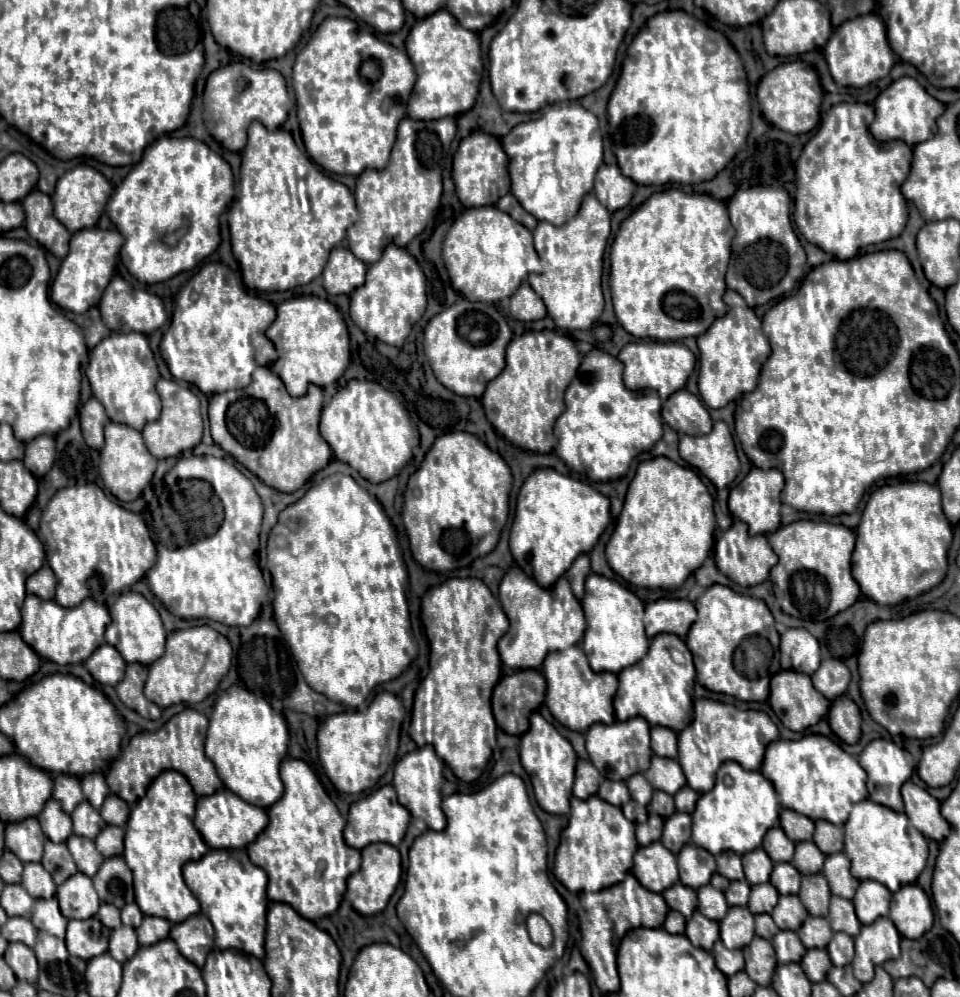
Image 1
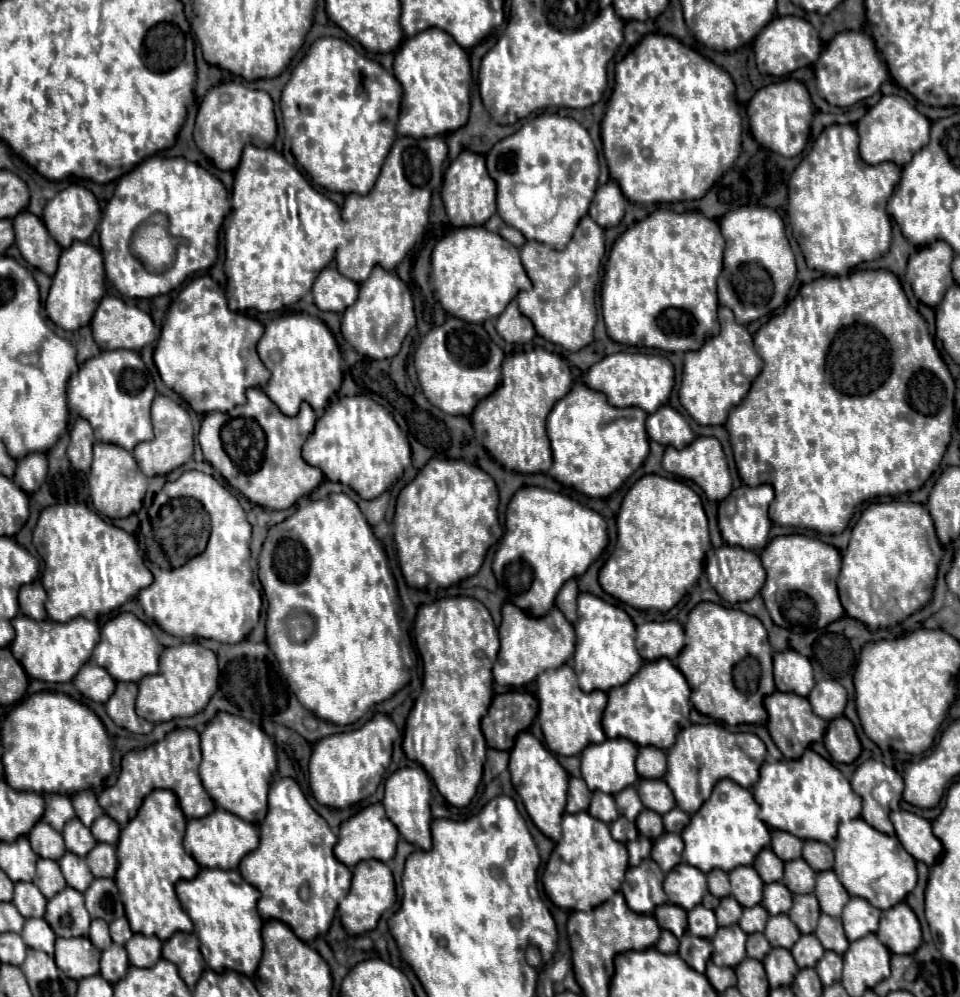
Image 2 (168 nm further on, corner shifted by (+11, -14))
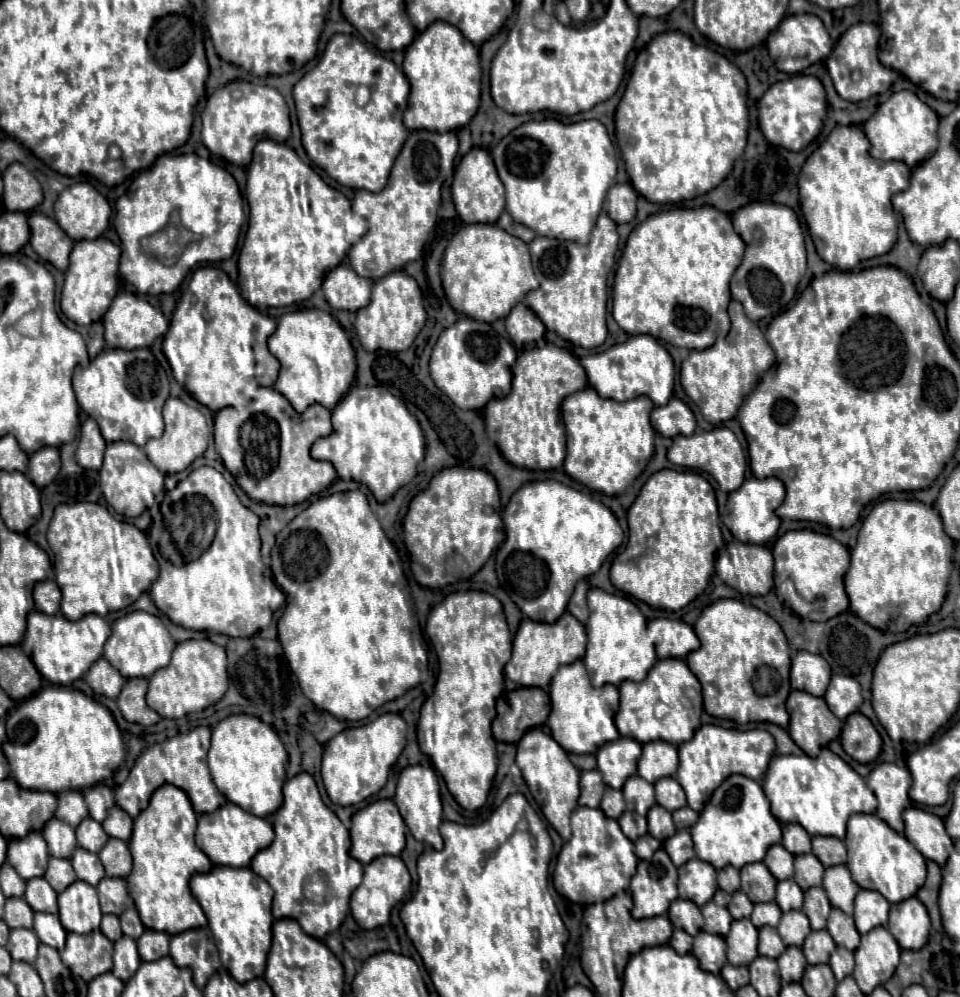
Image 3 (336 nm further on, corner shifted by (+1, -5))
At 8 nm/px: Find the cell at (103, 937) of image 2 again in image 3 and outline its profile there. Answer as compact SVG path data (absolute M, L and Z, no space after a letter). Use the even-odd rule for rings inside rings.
M102 915L102 925L100 925L100 931L110 939L110 941L116 941L120 939L124 933L120 929L120 921L116 915Z

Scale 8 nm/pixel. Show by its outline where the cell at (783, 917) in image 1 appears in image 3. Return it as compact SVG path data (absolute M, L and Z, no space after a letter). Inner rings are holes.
M788 911L782 915L780 925L776 927L776 931L780 933L780 937L784 939L784 945L790 947L802 947L804 939L810 935L810 923L808 917L802 911Z

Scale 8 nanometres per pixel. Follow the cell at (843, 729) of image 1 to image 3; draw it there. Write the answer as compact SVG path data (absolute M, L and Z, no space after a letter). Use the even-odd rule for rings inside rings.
M862 713L850 715L844 721L840 743L844 751L858 763L872 763L882 751L882 739L878 731Z

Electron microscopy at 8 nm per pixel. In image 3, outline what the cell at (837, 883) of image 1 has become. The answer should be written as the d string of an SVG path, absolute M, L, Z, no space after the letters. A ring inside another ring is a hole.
M846 865L828 867L824 871L824 883L822 883L832 907L842 909L846 915L852 915L854 911L854 897L860 891L860 887L850 877L850 871Z

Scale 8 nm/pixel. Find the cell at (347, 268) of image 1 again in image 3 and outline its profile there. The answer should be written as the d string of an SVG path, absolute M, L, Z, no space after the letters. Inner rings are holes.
M348 265L332 269L322 287L330 307L344 311L358 311L360 307L366 307L370 303L370 289L372 281L356 275L356 271Z

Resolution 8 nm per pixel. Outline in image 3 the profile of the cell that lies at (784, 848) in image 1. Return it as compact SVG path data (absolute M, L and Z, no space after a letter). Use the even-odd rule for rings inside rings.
M772 845L768 849L768 855L764 857L764 865L772 871L772 875L778 881L790 879L794 875L794 855L788 853L782 845Z

